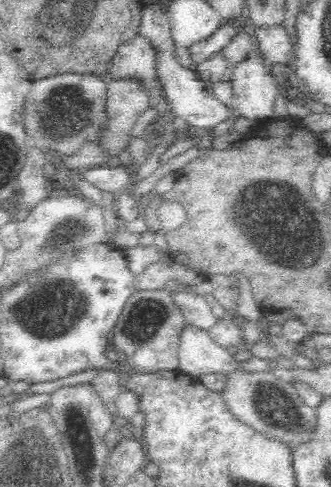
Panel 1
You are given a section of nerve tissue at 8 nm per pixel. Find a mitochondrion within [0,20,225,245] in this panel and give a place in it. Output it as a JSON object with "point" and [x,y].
{"point":[55,107]}

